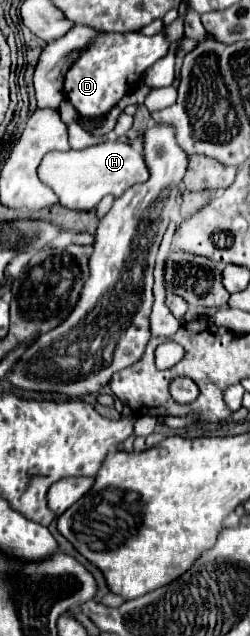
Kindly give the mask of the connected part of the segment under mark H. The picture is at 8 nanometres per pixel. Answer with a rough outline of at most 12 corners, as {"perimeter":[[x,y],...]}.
{"perimeter":[[107,140],[49,152],[39,180],[63,206],[91,210],[145,182],[143,154]]}

